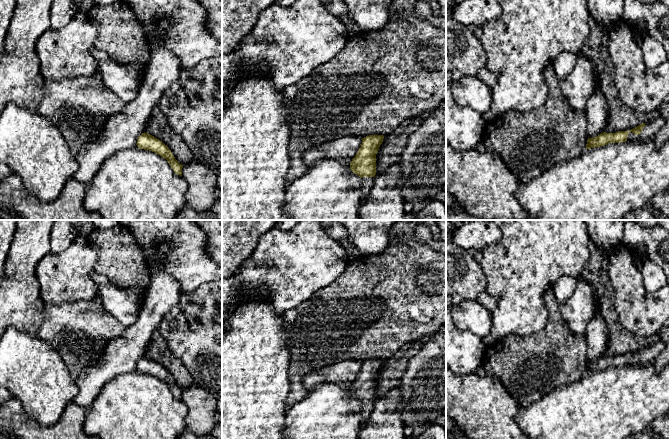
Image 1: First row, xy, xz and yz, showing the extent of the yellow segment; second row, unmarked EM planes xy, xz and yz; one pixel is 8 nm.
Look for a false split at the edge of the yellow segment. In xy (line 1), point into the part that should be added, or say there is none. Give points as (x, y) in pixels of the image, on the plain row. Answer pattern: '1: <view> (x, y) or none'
1: none

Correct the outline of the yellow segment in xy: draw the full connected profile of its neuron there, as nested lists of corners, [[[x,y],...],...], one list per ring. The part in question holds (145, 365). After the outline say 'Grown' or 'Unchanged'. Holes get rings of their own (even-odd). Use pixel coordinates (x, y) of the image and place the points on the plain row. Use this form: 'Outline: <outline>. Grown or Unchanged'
Outline: [[[144,356],[137,362],[136,369],[140,373],[152,375],[166,383],[175,398],[182,400],[183,389],[175,383],[171,374],[162,365]]]. Unchanged

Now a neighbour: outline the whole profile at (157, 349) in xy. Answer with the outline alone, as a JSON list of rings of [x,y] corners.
[[[155,332],[145,350],[148,357],[162,365],[171,374],[175,383],[182,389],[194,384],[193,378],[181,360],[175,357],[164,338]]]

